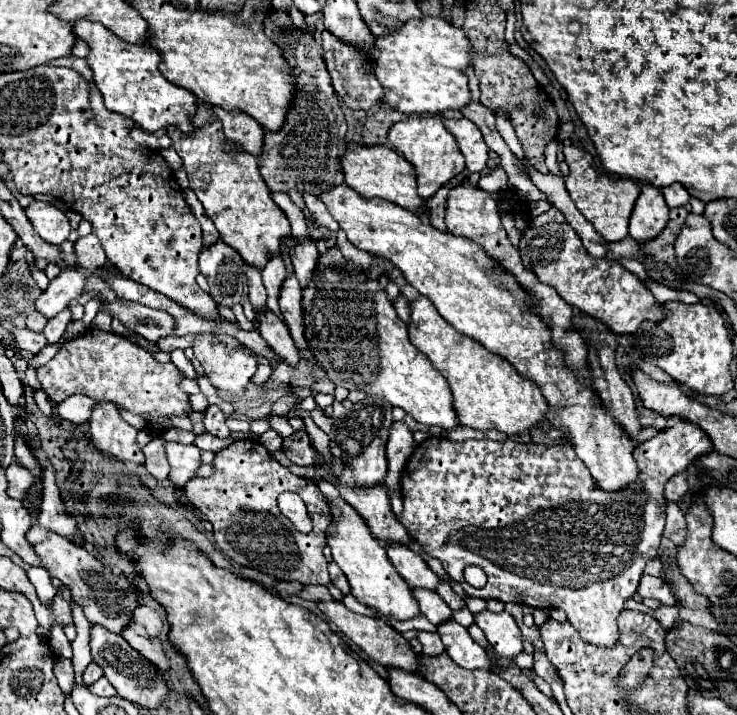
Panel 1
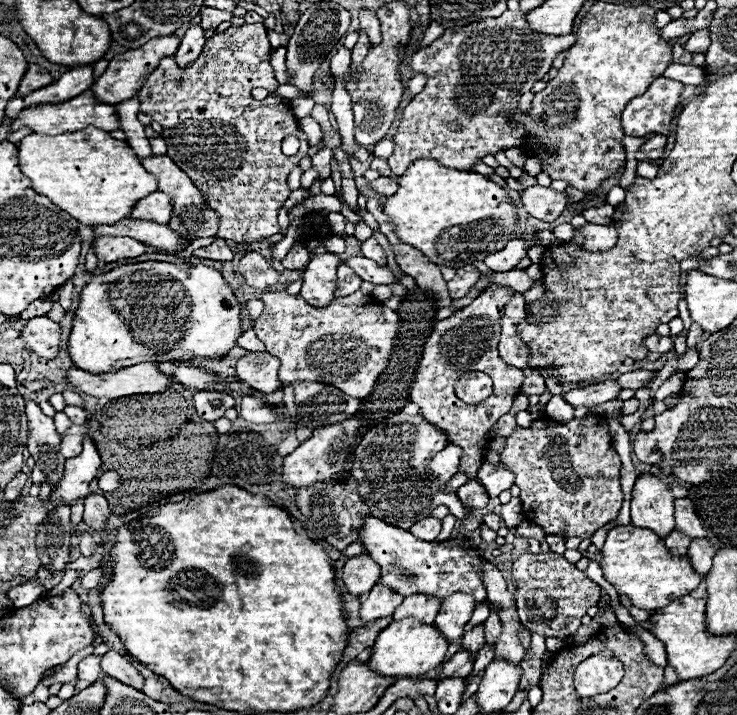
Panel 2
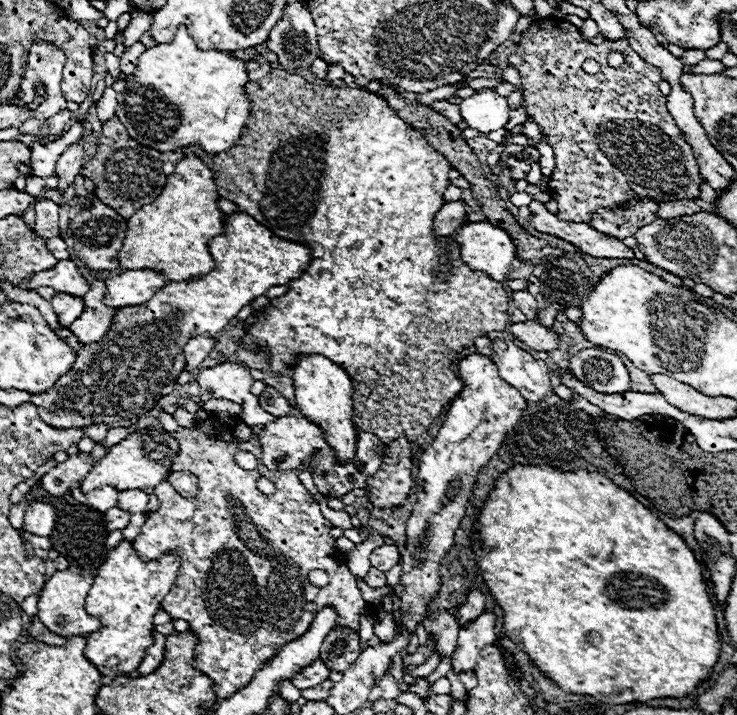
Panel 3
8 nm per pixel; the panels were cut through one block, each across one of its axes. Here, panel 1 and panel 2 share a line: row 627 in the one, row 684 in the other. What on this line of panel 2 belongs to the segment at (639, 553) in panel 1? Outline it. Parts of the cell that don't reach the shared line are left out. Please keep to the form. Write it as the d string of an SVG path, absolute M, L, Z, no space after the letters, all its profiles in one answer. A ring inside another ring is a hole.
M594 654L578 664L574 672L574 692L580 698L592 698L610 692L624 676L624 666L612 654Z

